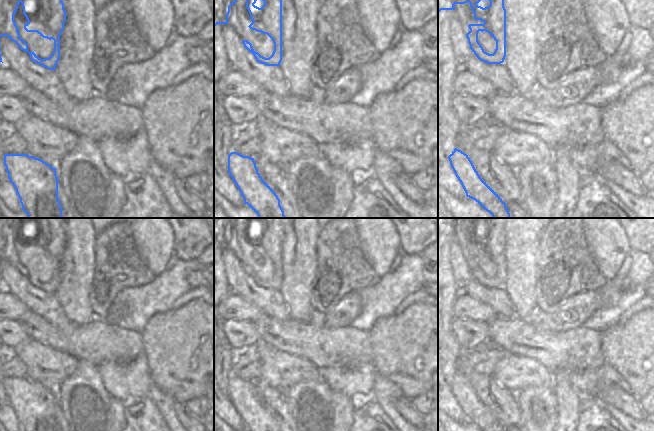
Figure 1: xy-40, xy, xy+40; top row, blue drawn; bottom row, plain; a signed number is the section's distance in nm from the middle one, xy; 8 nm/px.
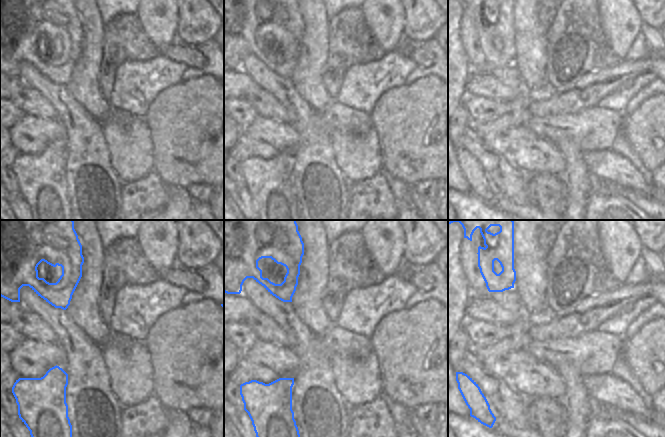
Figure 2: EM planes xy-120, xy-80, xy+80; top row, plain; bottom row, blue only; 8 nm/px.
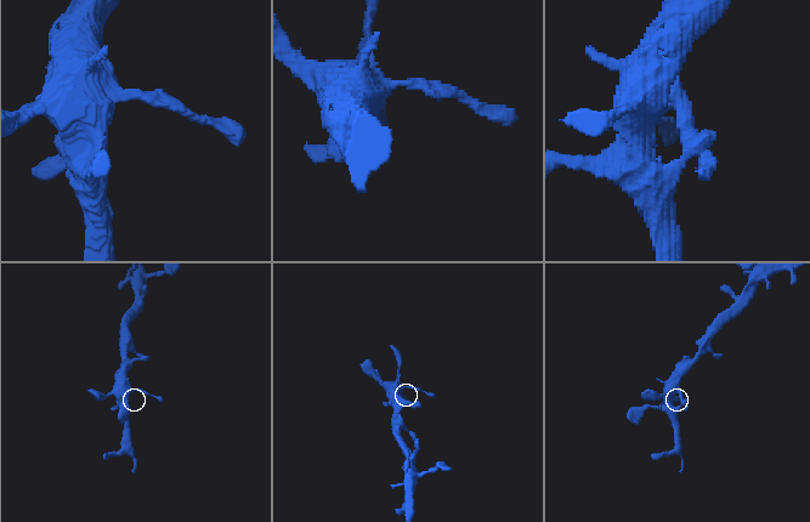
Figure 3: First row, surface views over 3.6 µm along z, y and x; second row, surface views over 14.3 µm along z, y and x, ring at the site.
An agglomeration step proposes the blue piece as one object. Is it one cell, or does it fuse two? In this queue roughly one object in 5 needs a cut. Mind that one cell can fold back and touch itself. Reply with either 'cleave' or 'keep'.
keep

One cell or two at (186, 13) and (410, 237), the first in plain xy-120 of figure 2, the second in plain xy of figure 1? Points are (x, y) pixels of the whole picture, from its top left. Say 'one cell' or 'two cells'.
one cell

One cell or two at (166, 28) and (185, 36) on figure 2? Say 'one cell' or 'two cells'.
two cells

